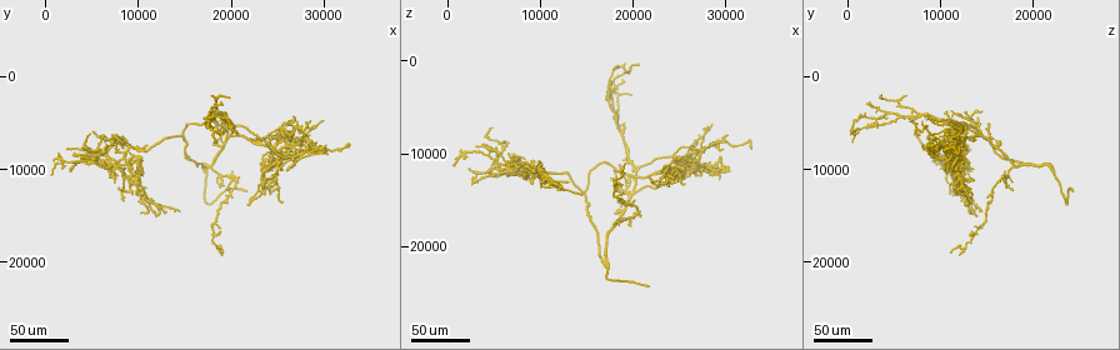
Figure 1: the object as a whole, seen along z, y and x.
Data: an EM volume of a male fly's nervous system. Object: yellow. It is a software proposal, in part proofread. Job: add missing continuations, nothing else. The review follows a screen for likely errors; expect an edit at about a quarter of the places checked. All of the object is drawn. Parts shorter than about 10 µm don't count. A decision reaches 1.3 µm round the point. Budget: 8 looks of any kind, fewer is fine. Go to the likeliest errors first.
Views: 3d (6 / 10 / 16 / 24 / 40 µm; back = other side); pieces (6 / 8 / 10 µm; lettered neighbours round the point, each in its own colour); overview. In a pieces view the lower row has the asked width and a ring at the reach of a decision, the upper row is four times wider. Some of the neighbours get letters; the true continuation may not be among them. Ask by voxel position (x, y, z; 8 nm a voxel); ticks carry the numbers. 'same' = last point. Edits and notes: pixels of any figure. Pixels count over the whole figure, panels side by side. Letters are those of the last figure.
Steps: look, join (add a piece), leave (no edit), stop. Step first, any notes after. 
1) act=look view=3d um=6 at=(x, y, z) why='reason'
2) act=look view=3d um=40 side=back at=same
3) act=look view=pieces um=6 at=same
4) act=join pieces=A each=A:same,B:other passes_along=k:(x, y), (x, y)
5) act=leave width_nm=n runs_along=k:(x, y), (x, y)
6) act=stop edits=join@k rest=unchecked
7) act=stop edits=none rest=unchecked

act=look view=3d um=40 at=(29500, 7000, 11500) why='branch stops here'

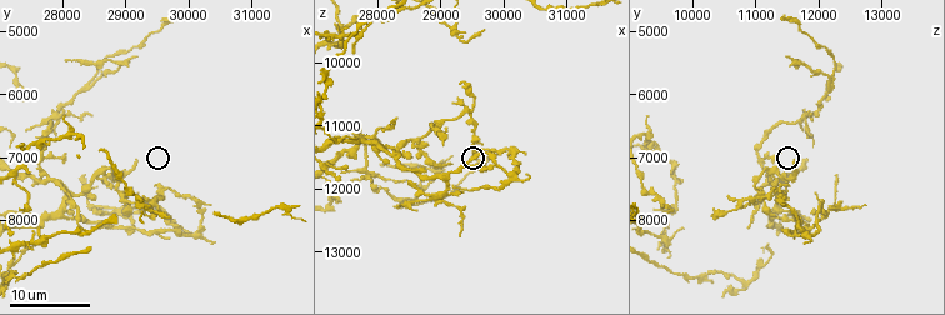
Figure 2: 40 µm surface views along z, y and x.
act=look view=pieces um=8 at=(29200, 7100, 11600) why='see the neighbours'

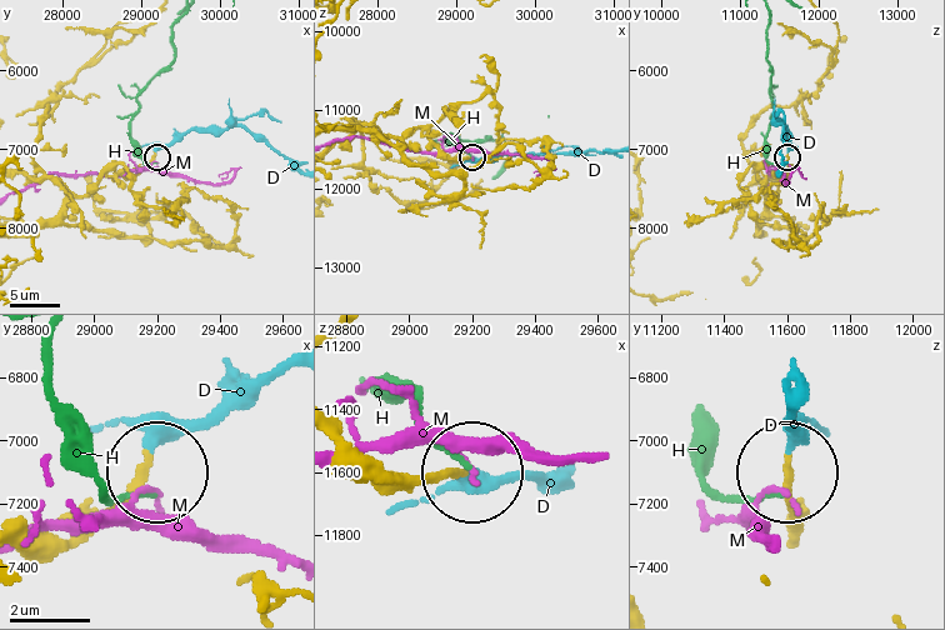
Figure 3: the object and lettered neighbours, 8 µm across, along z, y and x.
act=join pieces=D each=D:same,H:other,M:other found='it goes on there'

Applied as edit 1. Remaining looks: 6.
act=look view=3d um=24 at=(27400, 8000, 11900) why='stops while still wide'

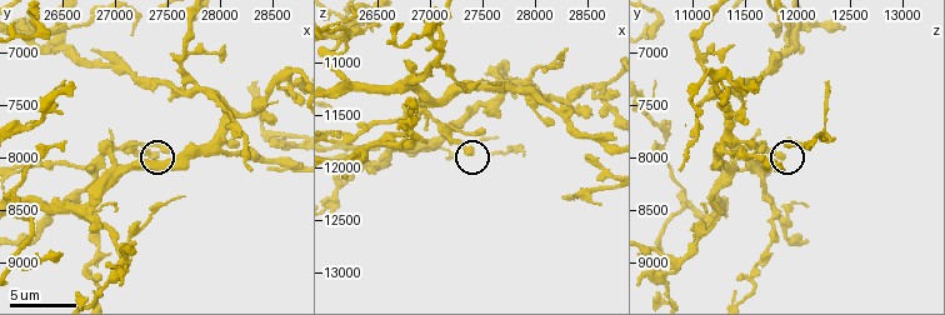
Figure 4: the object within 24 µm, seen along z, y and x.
act=look view=pieces um=8 at=(27380, 7980, 11860)

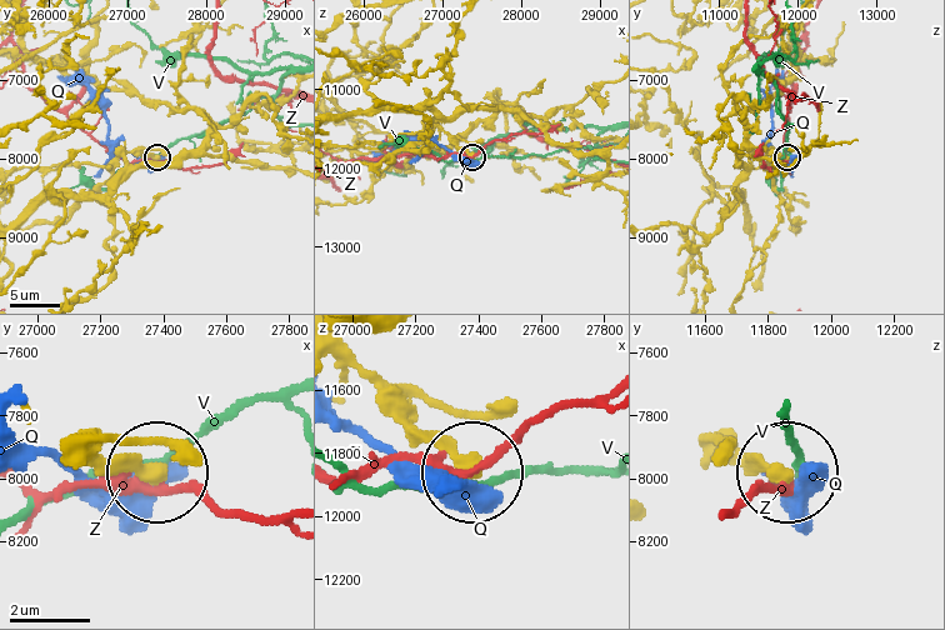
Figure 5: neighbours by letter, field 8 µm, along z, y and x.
act=leave width_nm=390 each=Q:other,V:other,Z:other runs_along=5:(78, 456), (155, 466) found='no lettered piece goes on from it'

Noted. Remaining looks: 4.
act=look view=3d um=40 at=(21500, 12000, 24000) why='an open end'

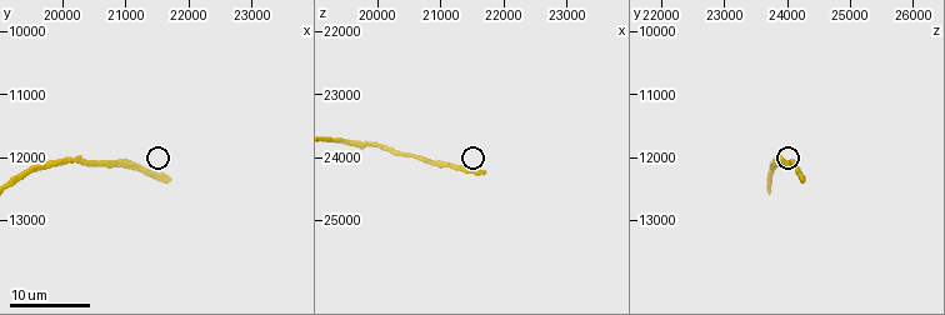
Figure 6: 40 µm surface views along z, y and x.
act=look view=pieces um=8 at=(21700, 12350, 24200)

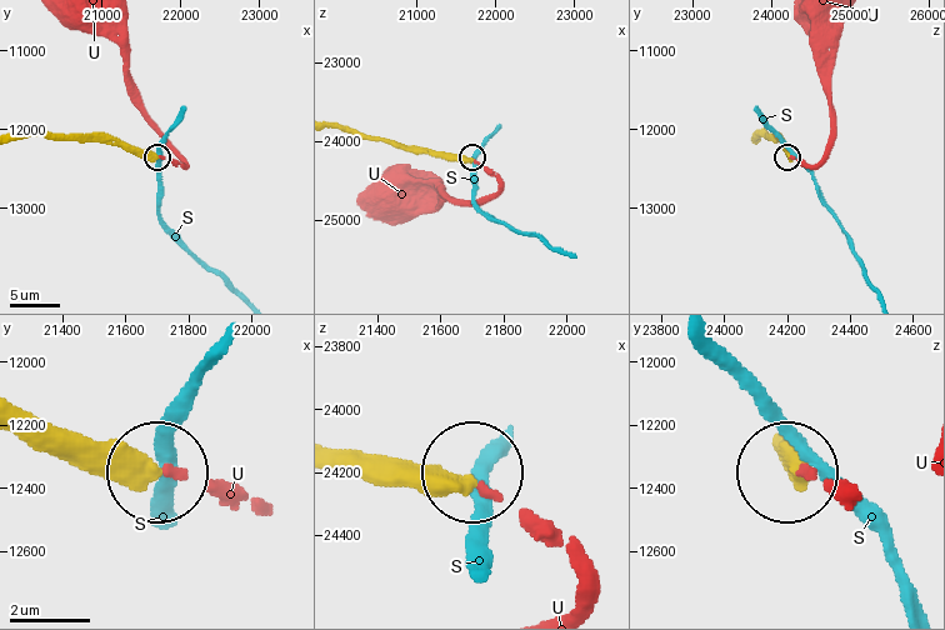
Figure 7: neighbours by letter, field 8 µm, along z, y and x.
act=join pieces=U each=S:other,U:same found='the cell continues'

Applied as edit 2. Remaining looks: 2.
act=look view=pieces um=6 at=(28340, 7300, 12260) why='branch stops here'

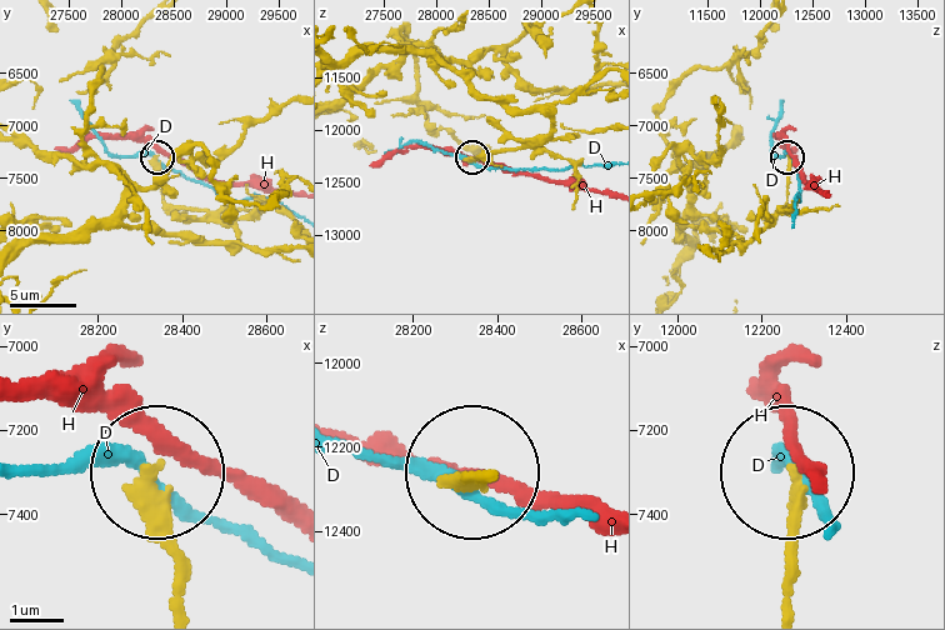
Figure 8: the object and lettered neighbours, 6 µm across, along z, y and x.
act=leave each=D:other,H:other runs_along=8:(185, 603), (159, 473) found='none of them fits'

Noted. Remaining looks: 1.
act=stop edits=join@3,join@7 rest=unchecked

